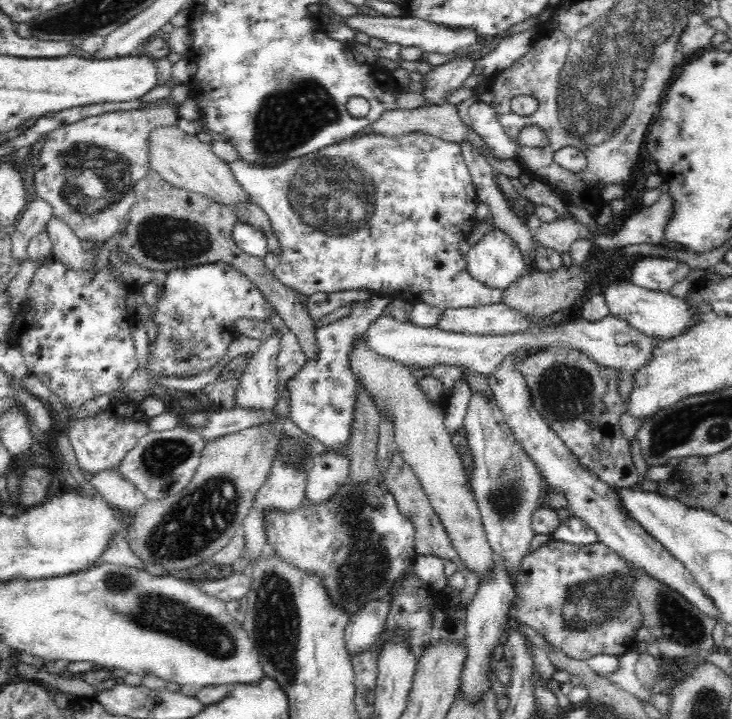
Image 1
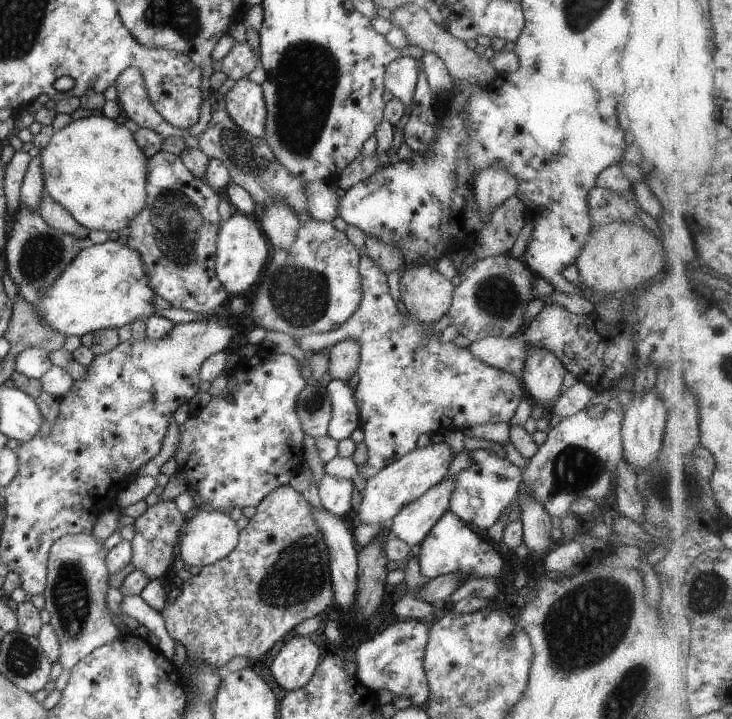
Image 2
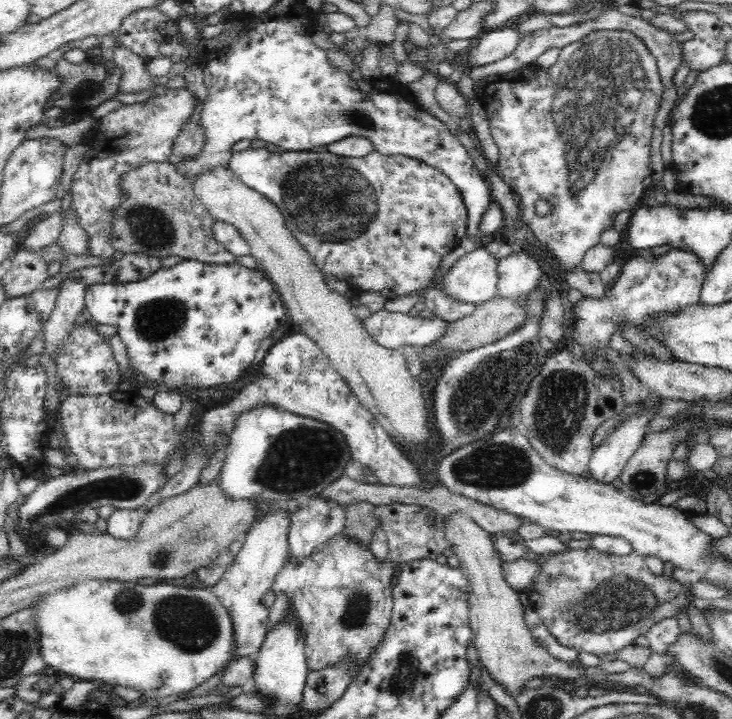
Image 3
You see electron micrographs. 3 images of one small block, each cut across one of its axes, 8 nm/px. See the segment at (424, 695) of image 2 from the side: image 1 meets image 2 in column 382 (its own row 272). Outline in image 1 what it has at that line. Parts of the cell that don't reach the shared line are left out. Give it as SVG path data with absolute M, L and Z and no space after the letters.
M646 256L634 263L629 281L640 288L669 293L690 270L686 263L675 259Z

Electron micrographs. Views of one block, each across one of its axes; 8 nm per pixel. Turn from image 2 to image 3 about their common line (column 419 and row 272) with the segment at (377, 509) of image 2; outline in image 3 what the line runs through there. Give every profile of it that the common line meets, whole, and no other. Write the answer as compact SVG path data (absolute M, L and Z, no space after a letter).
M485 245L472 249L458 258L441 282L448 298L464 304L479 305L492 300L496 292L496 265Z

